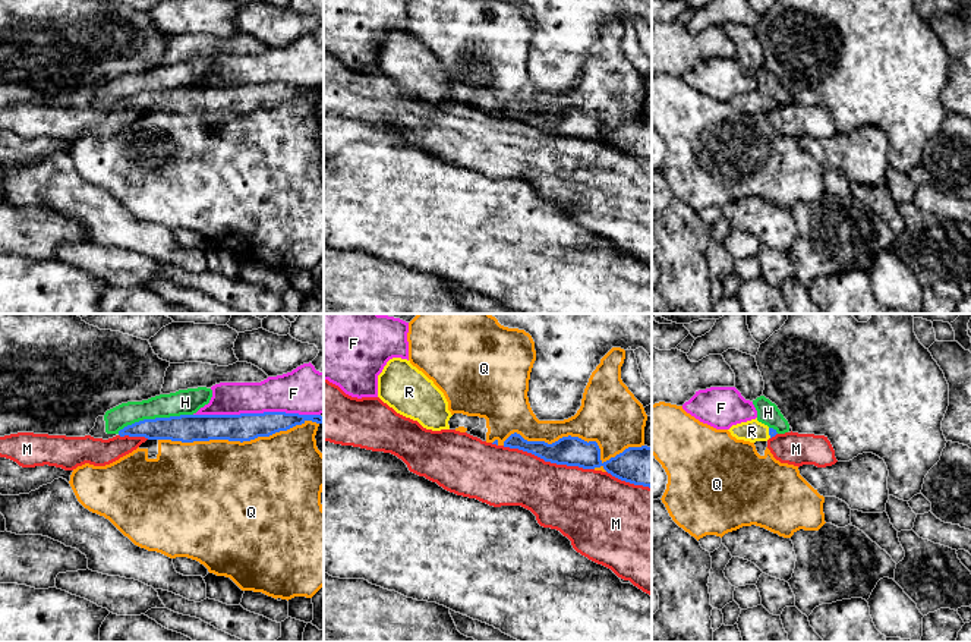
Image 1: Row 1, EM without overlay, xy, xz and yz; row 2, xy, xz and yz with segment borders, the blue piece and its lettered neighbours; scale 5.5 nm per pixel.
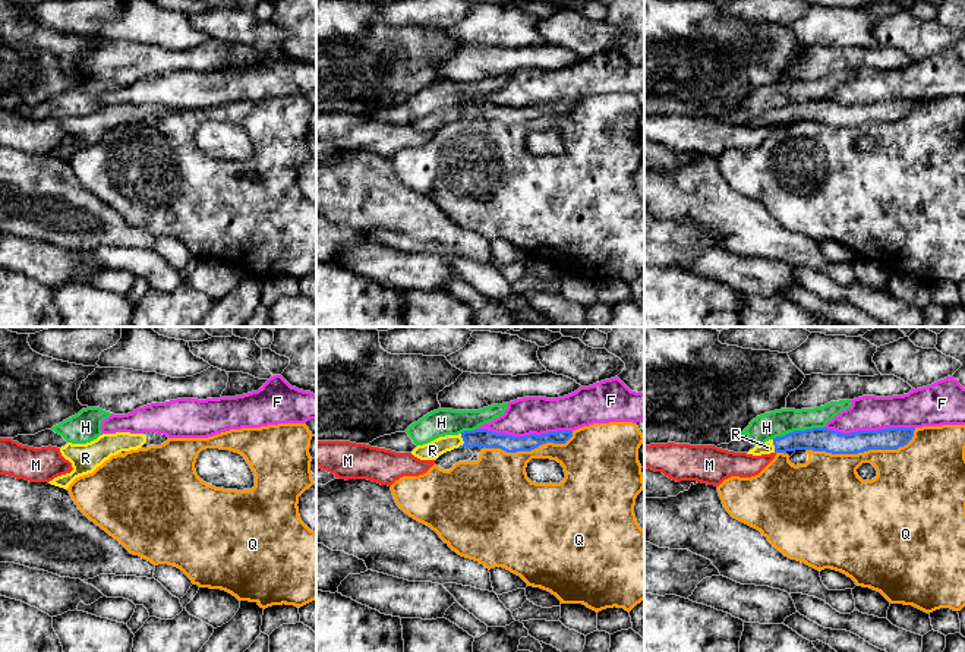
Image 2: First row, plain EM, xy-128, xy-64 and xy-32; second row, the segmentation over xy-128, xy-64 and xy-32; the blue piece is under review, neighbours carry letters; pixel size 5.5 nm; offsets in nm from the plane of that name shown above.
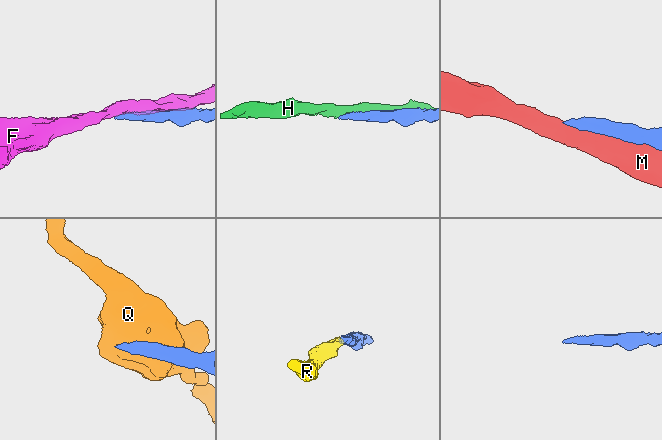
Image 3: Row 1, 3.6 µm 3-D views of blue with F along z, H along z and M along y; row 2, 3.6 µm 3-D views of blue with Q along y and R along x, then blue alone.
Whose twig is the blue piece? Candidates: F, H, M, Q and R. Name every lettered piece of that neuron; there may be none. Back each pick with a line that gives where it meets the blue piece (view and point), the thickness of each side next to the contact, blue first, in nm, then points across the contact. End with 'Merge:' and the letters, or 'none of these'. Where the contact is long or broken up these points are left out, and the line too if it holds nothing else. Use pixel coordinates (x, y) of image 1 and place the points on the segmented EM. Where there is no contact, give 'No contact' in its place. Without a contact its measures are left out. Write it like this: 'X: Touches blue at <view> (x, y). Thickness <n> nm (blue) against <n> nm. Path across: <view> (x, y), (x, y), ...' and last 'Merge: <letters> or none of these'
R: Touches blue at yz (769, 433). Thickness 50 nm (blue) against 120 nm. Path across: yz (772, 433), (769, 433), (752, 431)
Merge: R

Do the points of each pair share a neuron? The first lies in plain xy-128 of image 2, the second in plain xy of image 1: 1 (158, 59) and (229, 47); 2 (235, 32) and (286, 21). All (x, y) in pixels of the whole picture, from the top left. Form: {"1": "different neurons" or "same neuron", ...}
{"1": "same neuron", "2": "same neuron"}

